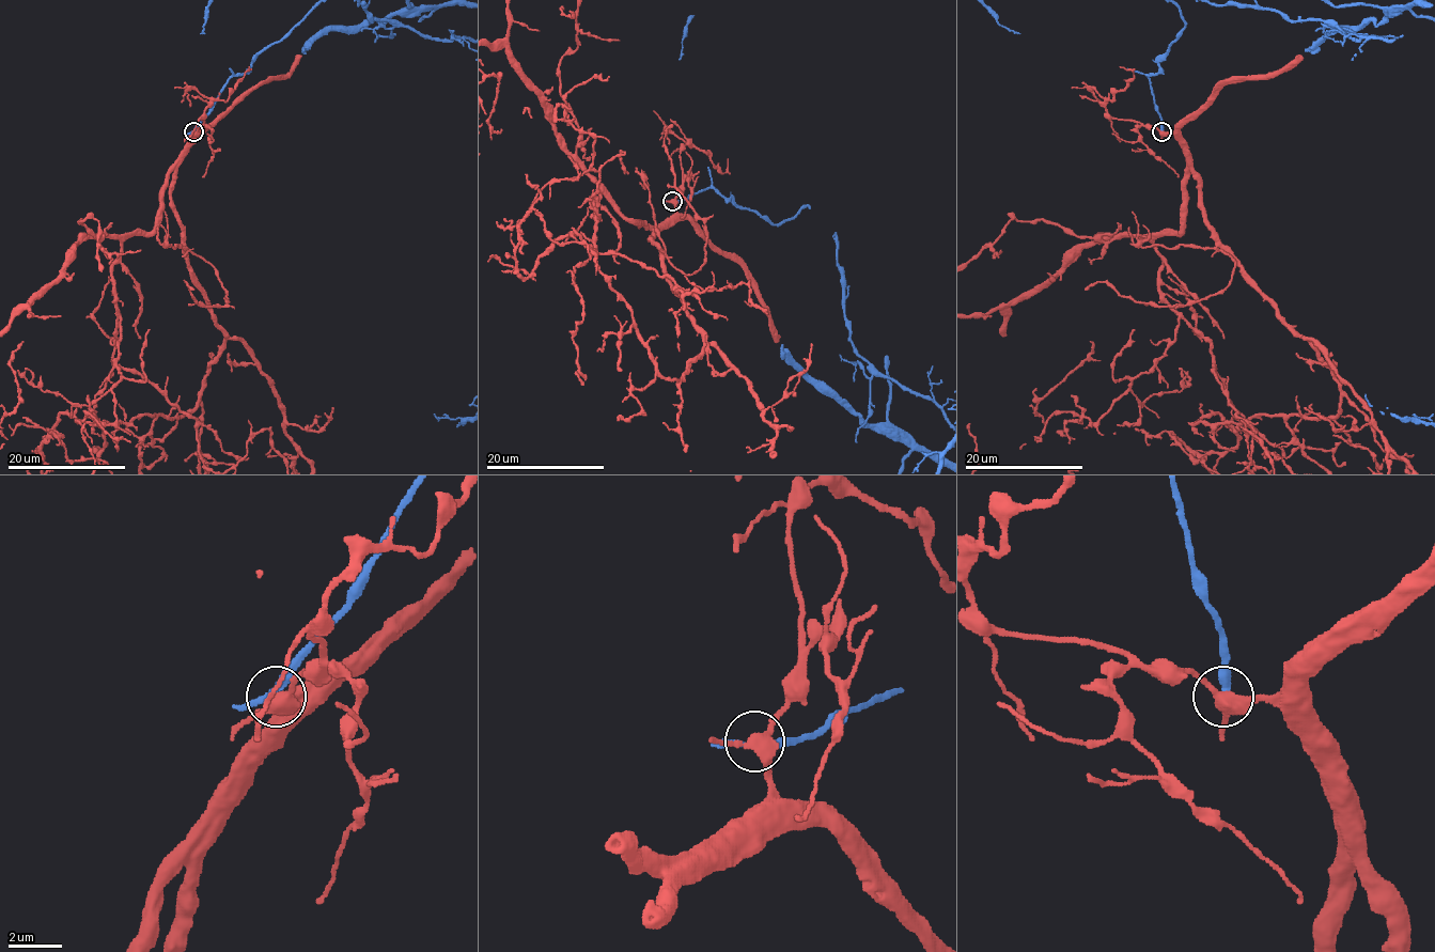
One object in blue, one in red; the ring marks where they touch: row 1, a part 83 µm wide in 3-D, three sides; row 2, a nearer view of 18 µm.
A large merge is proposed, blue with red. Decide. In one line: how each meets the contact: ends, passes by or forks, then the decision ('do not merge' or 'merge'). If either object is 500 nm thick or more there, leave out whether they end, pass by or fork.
blue passes by; red forks there; merge

